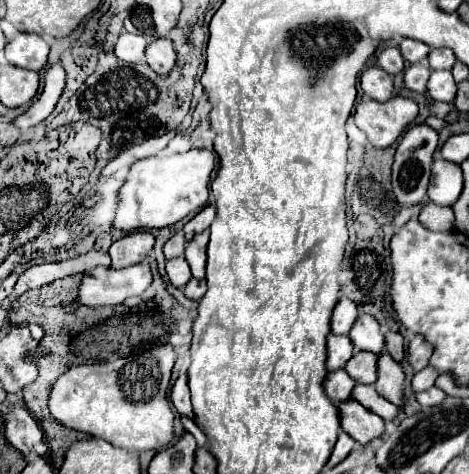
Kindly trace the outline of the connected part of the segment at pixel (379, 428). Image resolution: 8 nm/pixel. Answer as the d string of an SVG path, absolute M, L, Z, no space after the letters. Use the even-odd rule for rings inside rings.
M348 399L344 403L338 403L340 411L340 423L342 429L356 439L358 443L366 445L372 439L378 439L384 435L384 421L376 413L364 409L358 401Z

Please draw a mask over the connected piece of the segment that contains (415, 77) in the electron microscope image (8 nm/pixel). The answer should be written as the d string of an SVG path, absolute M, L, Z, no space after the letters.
M420 63L416 65L410 65L404 73L404 85L410 89L410 91L416 91L416 93L424 93L426 91L426 81L430 77L430 69L428 67L422 67Z

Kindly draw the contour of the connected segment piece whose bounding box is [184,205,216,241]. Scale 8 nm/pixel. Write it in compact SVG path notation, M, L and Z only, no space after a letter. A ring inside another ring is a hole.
M206 205L198 215L194 215L194 217L184 225L186 239L190 241L196 233L202 233L204 229L208 229L210 223L214 221L214 217L216 217L216 207L214 207L214 205Z

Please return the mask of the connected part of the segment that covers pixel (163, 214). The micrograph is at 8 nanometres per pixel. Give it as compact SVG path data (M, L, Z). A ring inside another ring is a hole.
M190 149L180 155L154 155L136 161L124 185L118 189L118 207L112 227L124 233L136 229L162 229L202 209L208 201L208 185L214 167L214 153L208 149Z

